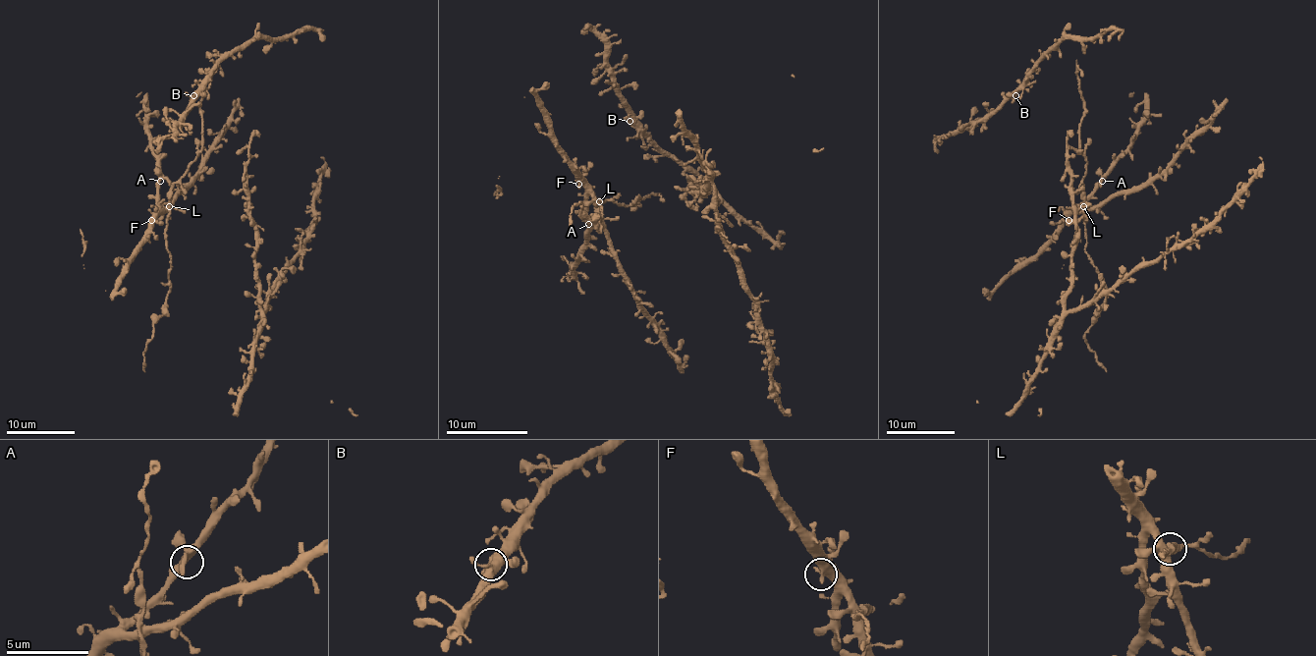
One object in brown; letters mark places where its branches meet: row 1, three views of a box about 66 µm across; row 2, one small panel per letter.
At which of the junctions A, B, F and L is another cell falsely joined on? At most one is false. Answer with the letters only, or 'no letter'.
L

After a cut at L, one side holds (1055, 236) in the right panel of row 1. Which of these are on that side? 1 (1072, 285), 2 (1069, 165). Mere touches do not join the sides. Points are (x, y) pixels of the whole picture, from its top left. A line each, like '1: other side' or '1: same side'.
1: same side
2: same side

